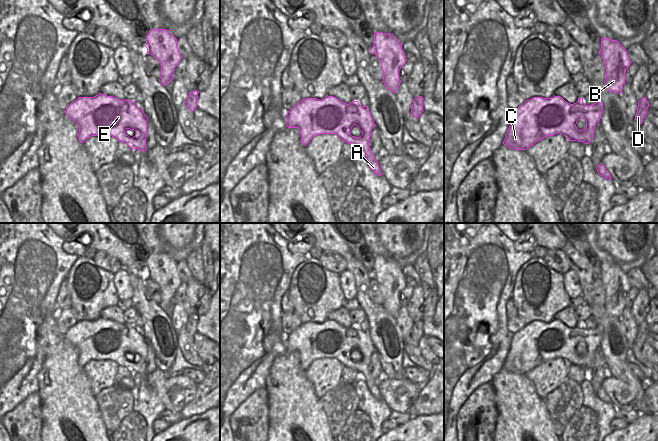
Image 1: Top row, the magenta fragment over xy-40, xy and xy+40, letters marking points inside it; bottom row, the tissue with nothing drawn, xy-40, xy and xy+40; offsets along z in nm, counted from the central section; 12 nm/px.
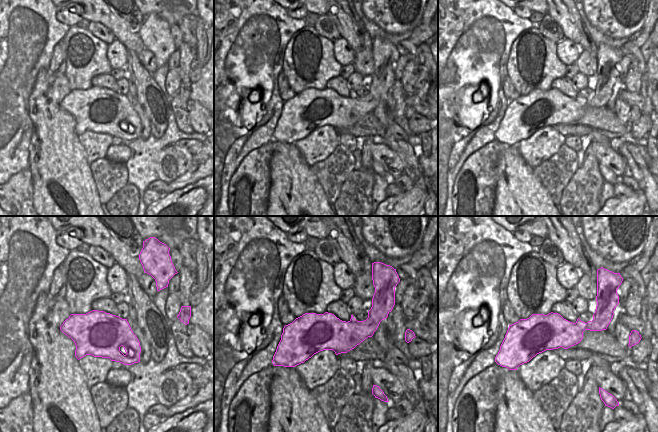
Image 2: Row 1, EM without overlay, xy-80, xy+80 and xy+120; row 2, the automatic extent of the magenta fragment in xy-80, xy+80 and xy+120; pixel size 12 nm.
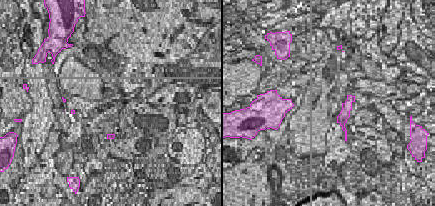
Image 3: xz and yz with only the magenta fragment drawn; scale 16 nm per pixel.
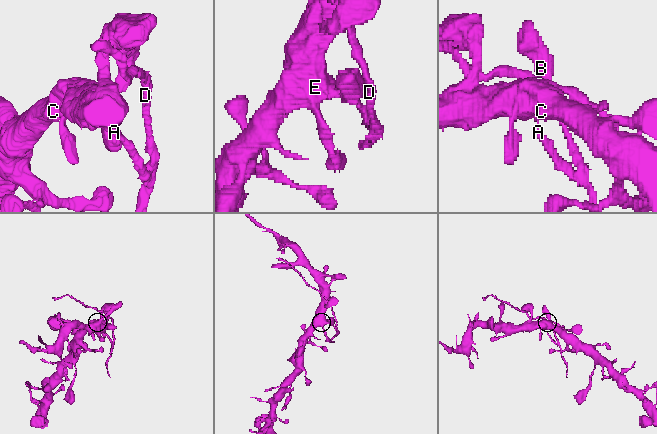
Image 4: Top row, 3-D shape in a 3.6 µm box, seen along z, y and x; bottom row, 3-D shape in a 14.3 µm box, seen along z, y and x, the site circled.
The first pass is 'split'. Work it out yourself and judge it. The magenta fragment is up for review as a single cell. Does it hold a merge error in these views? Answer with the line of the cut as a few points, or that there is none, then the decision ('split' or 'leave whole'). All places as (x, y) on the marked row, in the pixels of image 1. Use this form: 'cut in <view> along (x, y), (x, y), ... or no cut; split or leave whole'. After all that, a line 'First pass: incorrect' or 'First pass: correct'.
cut in xy along (369, 148), (366, 153); split
First pass: correct

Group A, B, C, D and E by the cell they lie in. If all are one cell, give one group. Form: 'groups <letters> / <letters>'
groups A D / B C E

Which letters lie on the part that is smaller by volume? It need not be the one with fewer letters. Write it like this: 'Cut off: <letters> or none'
Cut off: A, D.

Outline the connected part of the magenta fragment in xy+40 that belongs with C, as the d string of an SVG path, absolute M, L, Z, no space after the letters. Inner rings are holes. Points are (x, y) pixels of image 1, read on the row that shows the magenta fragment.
M555 95L551 98L533 97L513 110L503 144L515 150L526 150L539 140L558 133L569 141L589 144L602 111L601 101L585 105L583 98L570 104ZM580 118L586 120L586 128L582 130L576 127Z

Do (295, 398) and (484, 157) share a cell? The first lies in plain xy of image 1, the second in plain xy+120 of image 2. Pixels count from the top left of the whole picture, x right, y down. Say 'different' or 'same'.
different

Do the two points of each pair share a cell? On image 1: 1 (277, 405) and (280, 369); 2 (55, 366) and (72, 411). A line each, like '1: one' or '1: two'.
1: one
2: one

